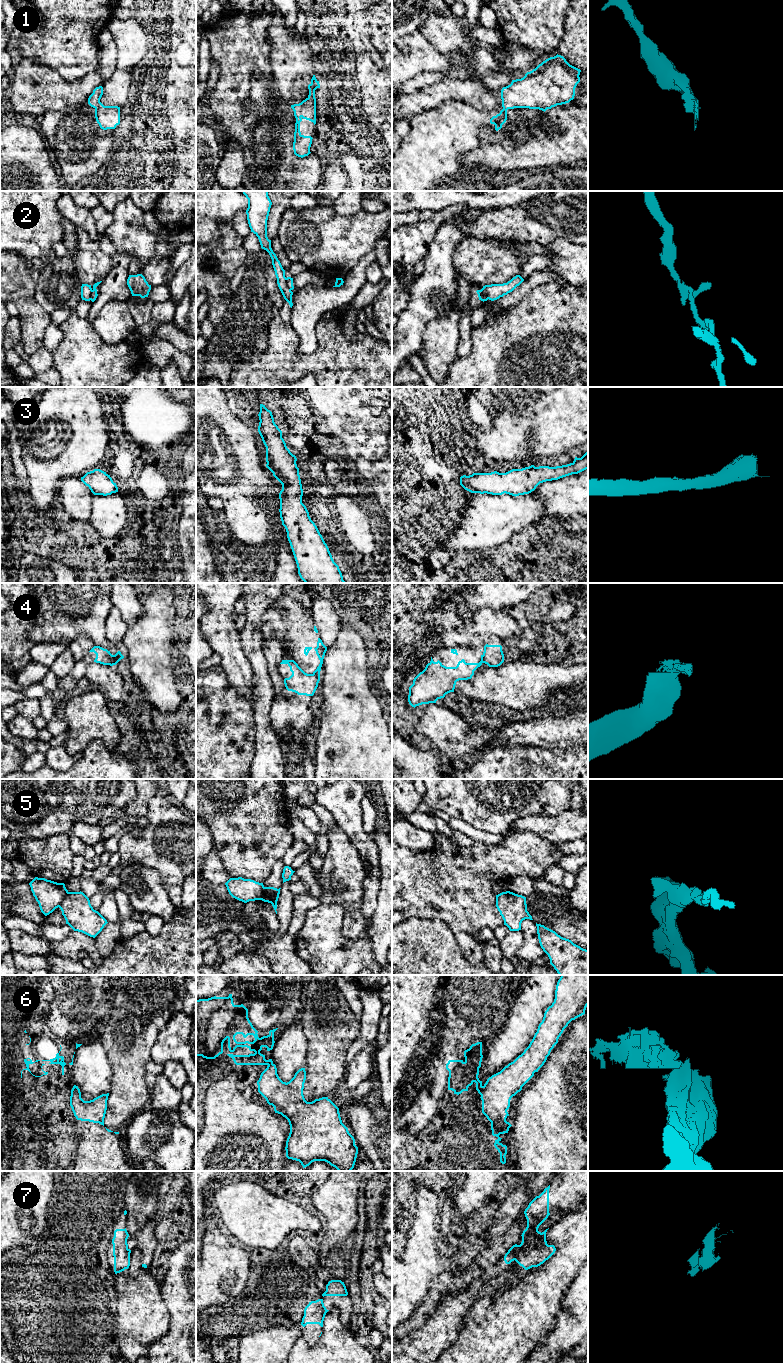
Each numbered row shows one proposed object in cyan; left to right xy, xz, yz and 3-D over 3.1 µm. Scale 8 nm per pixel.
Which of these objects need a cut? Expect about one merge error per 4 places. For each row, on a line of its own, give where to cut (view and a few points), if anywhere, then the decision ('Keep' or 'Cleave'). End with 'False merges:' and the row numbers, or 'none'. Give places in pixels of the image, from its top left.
1: No split. Keep
2: Split along xz (286, 278), (287, 285), (291, 289). Cleave
3: No split. Keep
4: Split along yz (481, 655), (483, 662). Cleave
5: Split along xy (68, 892), (59, 907). Cleave
6: Split along yz (483, 1086), (480, 1094). Cleave
7: Split along yz (520, 1244), (520, 1249), (514, 1259). Cleave
False merges: 2, 4, 5, 6, 7

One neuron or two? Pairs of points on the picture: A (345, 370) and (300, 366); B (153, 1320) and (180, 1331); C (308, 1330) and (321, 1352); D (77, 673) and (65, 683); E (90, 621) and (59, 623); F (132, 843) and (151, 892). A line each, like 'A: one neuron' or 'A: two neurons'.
A: one neuron
B: two neurons
C: two neurons
D: one neuron
E: one neuron
F: two neurons

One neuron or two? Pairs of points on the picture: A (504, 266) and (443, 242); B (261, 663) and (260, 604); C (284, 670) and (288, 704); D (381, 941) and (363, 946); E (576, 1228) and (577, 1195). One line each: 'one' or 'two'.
A: two
B: one
C: one
D: two
E: two

